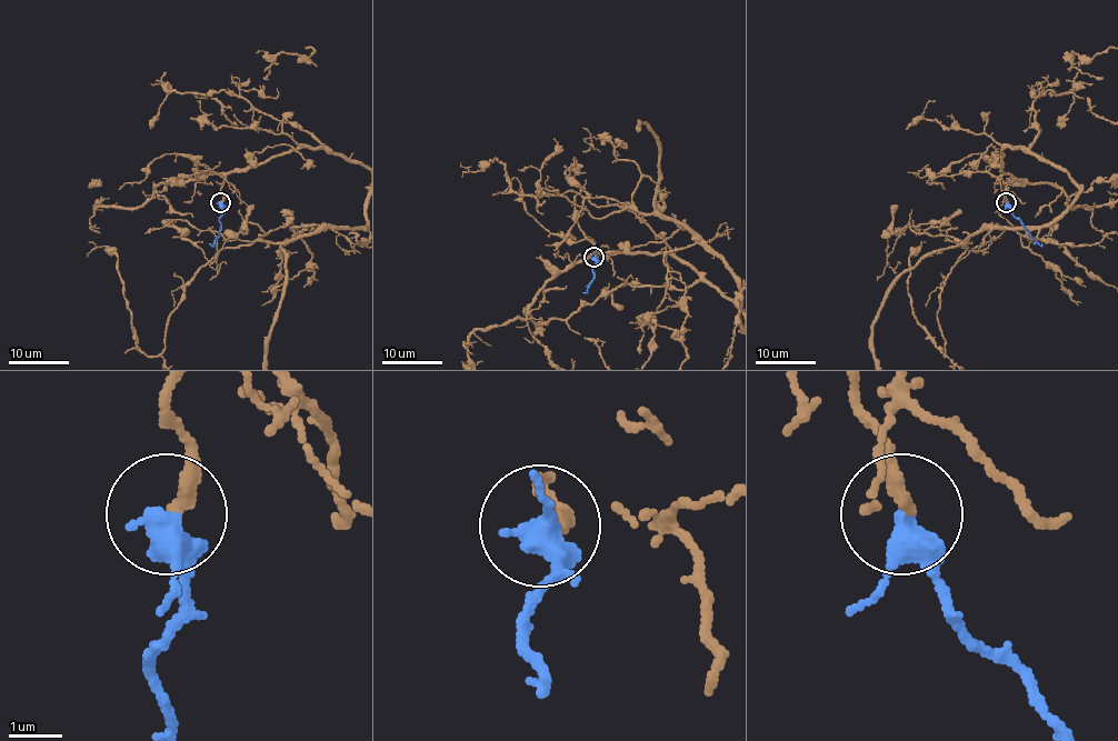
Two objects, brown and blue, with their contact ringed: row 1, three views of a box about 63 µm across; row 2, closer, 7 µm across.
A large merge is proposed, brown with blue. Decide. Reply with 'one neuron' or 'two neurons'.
one neuron

